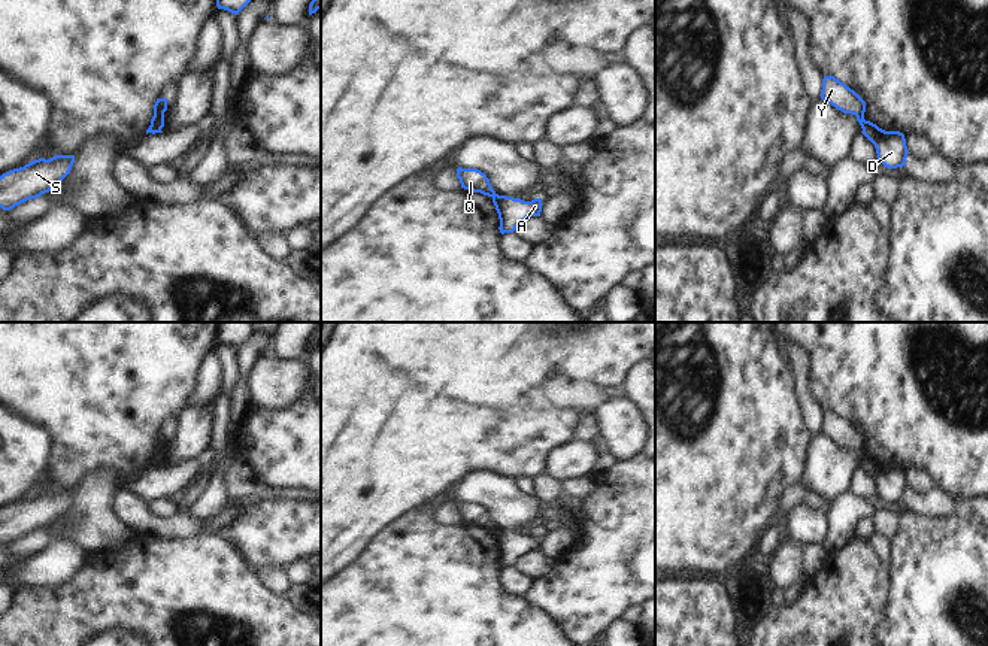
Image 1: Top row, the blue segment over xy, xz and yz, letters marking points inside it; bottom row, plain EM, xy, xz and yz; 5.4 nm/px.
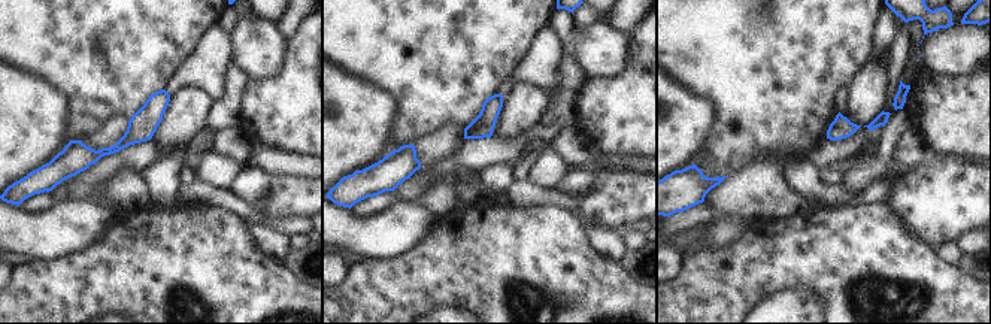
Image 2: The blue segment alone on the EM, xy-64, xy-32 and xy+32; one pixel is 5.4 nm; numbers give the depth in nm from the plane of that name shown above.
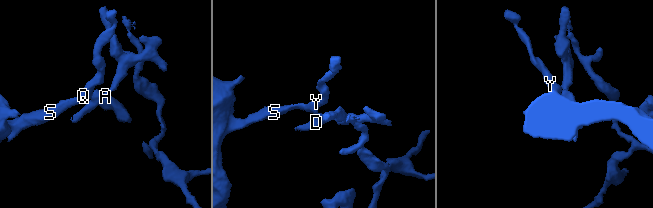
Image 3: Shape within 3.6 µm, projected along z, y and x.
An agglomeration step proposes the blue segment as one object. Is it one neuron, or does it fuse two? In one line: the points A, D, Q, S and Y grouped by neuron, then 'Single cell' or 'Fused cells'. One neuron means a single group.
Groups: A D / Q S Y. Fused cells

